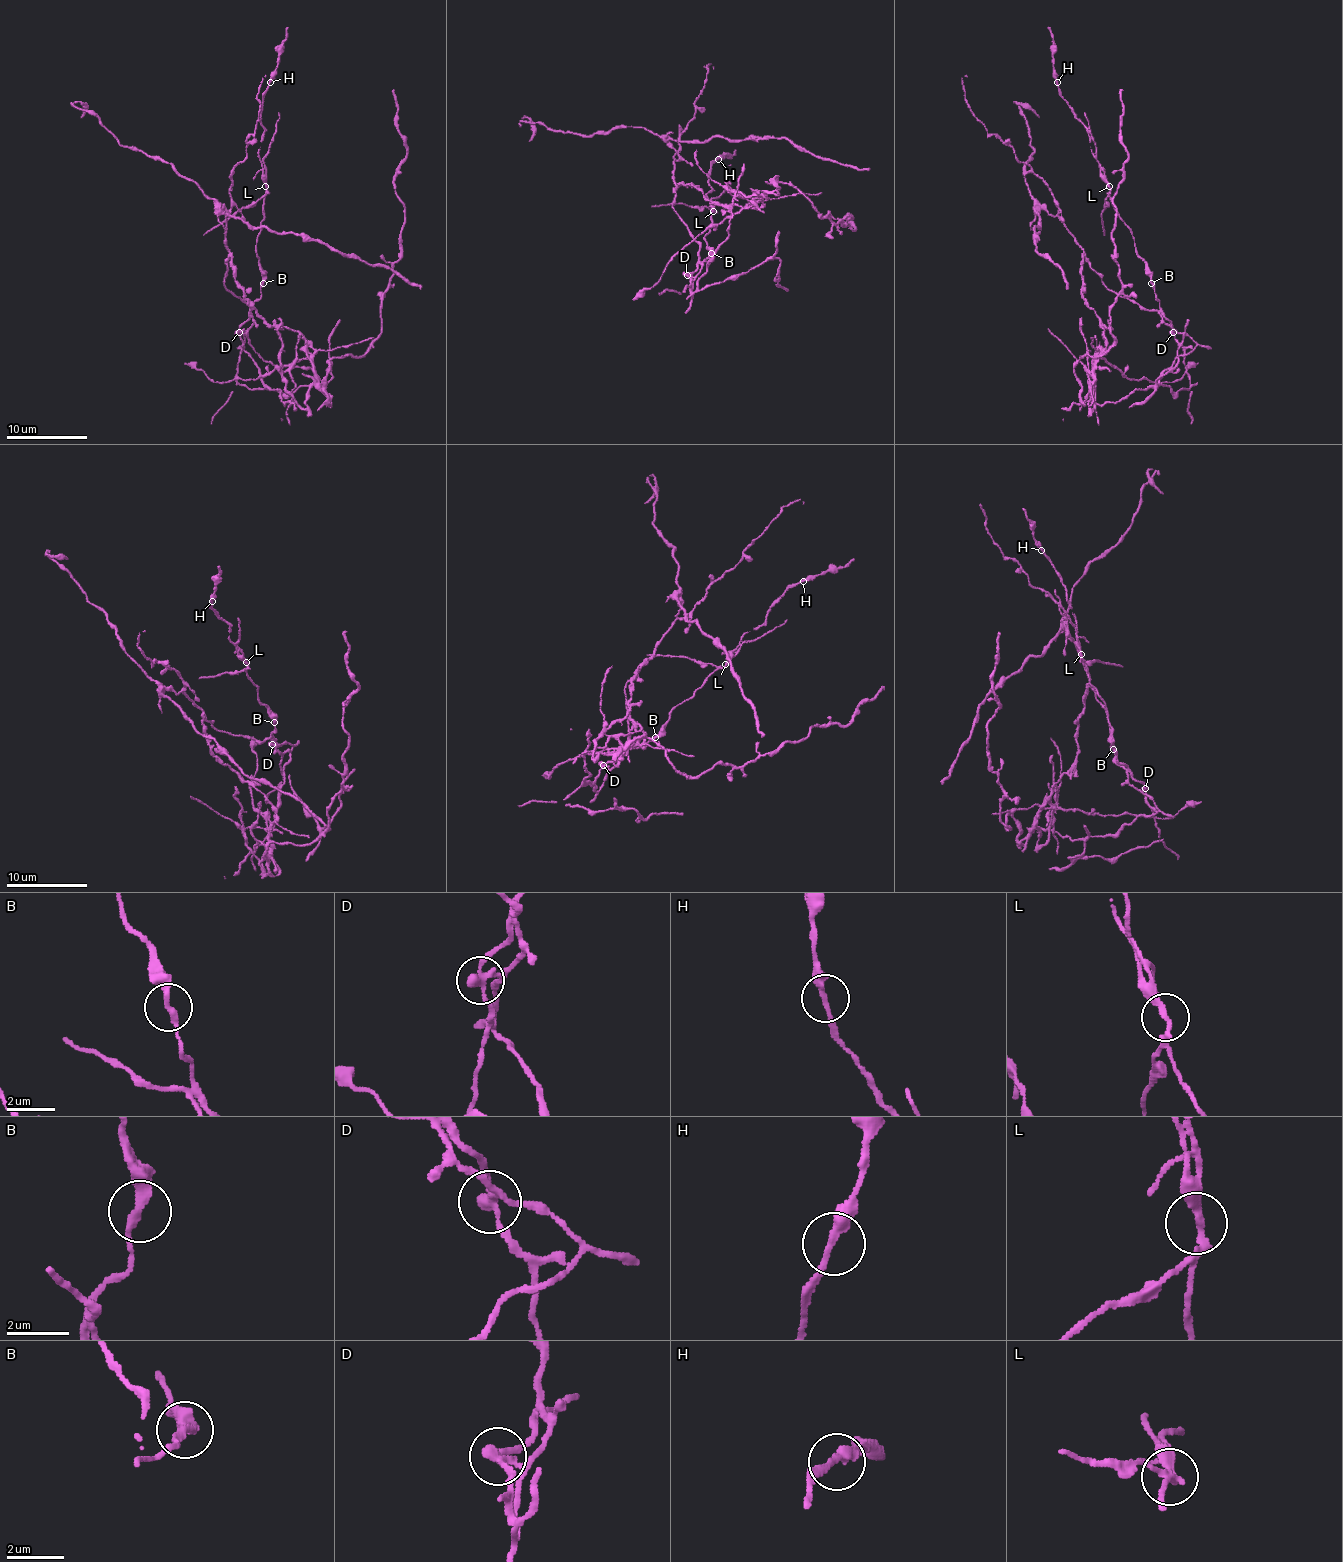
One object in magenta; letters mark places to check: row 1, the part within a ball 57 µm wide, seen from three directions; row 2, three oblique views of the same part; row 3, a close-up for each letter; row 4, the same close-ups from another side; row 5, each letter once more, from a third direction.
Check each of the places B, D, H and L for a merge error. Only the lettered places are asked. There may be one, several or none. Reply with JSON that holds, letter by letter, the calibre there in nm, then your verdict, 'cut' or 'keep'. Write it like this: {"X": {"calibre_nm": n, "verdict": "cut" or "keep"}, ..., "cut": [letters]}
{"B": {"calibre_nm": 280, "verdict": "keep"}, "D": {"calibre_nm": 260, "verdict": "cut"}, "H": {"calibre_nm": 240, "verdict": "keep"}, "L": {"calibre_nm": 240, "verdict": "cut"}, "cut": ["D", "L"]}

